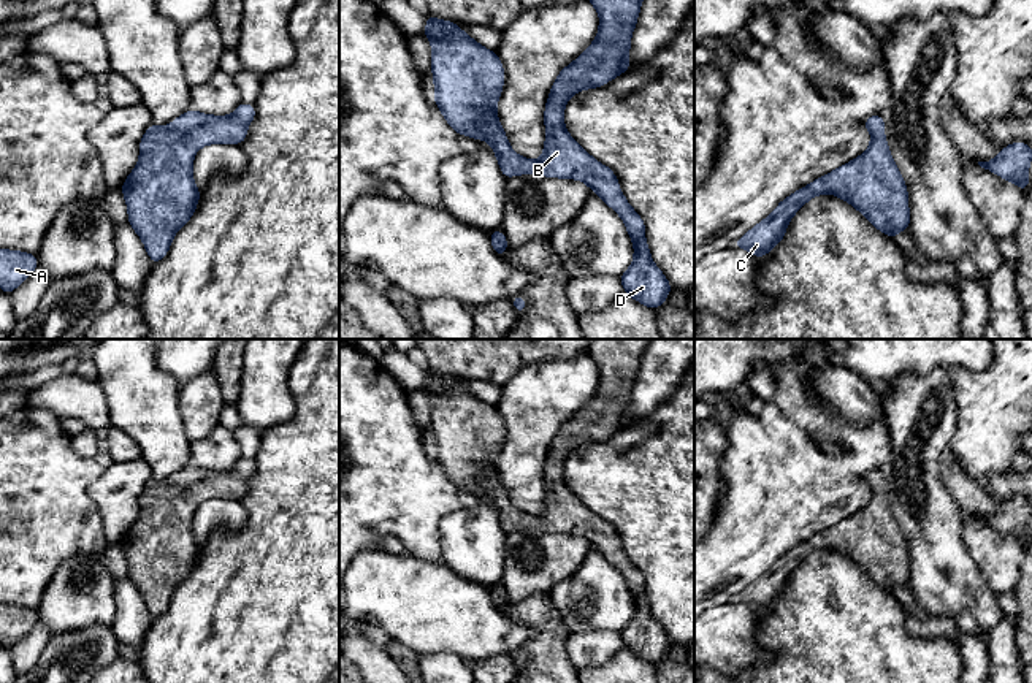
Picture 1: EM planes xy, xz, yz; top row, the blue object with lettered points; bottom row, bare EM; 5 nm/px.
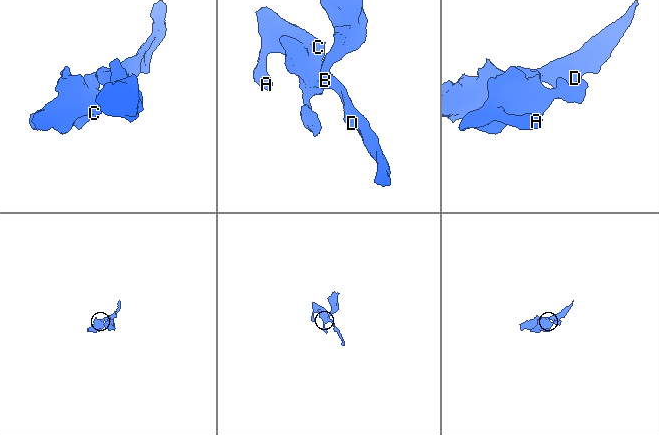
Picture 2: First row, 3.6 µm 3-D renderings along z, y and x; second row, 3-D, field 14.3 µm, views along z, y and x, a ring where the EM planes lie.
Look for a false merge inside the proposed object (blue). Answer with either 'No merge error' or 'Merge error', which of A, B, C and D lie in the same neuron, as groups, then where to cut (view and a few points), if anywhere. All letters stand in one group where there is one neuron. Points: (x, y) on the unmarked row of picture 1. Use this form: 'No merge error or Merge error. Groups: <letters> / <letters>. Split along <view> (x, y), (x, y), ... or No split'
No merge error. Groups: A B C D. No split

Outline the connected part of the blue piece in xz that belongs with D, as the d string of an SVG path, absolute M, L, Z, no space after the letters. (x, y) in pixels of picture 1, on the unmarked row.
M591 339L587 355L599 368L599 383L594 396L555 434L544 466L545 499L542 512L536 517L515 509L507 496L504 483L496 471L498 455L504 441L504 422L495 406L488 406L474 396L453 376L426 371L423 390L431 396L431 428L434 434L434 460L441 464L447 479L458 488L472 494L485 494L495 506L503 531L522 531L536 528L545 532L579 534L591 547L599 550L625 577L628 590L634 601L631 621L620 631L625 648L640 659L658 664L667 653L672 640L663 626L653 618L647 596L645 578L642 572L626 556L620 545L615 528L593 513L566 485L563 467L569 453L587 444L598 444L629 422L631 390L637 379L642 355L650 339L640 339L639 345L621 345L618 339Z

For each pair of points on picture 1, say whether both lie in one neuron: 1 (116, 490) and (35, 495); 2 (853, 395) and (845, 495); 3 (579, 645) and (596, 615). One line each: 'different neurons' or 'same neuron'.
1: different neurons
2: different neurons
3: different neurons

